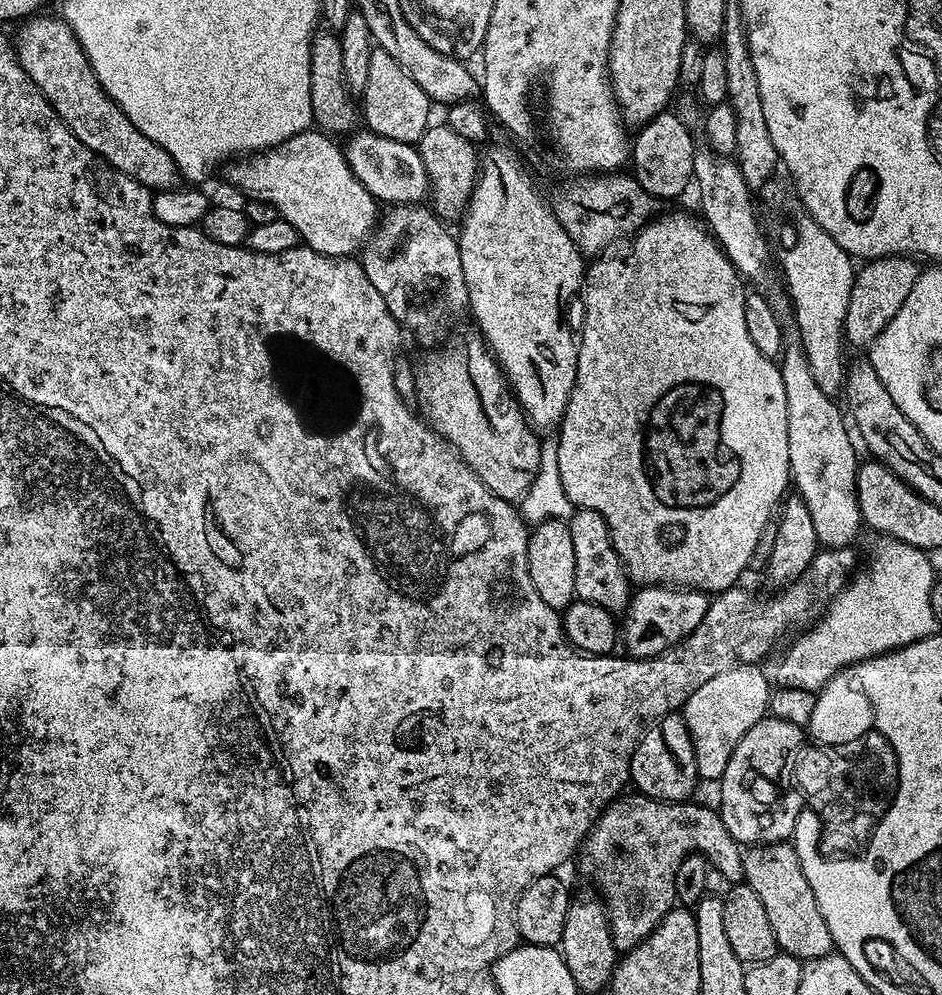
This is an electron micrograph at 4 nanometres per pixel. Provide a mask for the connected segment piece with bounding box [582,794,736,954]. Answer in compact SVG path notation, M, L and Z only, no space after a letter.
M643 794L631 795L617 798L603 809L582 841L584 872L596 876L597 886L604 891L602 903L608 910L612 941L620 954L639 946L664 921L667 912L672 911L677 903L674 874L678 874L678 866L682 866L689 854L698 854L701 848L728 848L728 844L736 841L726 830L715 807L703 808L693 802L665 802Z

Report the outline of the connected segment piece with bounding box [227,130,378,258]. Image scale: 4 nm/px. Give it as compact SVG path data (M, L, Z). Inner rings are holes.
M309 130L286 138L278 146L262 152L236 158L227 165L228 180L240 192L245 192L248 200L270 202L278 210L280 219L290 222L307 247L323 256L352 258L365 247L378 224L378 202L366 190L366 186L350 170L343 149L335 144L333 137L323 130Z

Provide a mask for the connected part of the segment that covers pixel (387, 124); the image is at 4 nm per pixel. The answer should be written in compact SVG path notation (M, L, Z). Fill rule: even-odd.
M373 47L370 54L370 70L367 71L366 86L362 93L362 120L367 131L378 134L382 138L390 138L394 142L415 145L422 134L430 127L428 120L429 98L422 87L414 82L414 78L386 52Z

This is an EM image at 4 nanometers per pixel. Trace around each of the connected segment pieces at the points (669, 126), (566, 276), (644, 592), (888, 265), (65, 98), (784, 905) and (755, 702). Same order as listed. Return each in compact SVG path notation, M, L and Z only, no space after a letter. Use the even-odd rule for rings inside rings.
M665 110L643 125L637 136L635 133L630 144L630 168L633 168L634 178L649 196L663 201L682 195L688 184L690 188L694 180L694 158L698 151L698 145L692 141L692 131L675 111Z
M488 148L479 153L478 156L478 175L476 185L472 187L472 196L468 199L468 207L462 217L462 223L459 225L458 243L460 245L460 257L462 258L462 270L466 278L468 287L468 306L470 316L476 319L476 324L480 327L480 332L484 335L484 340L489 344L491 355L495 356L496 363L500 365L511 391L514 393L517 405L528 415L527 423L533 429L540 428L555 429L564 418L564 411L568 405L568 395L572 392L574 378L576 377L576 349L578 347L577 337L574 332L568 329L568 324L564 321L564 307L572 300L572 295L581 291L584 283L584 274L586 271L586 260L582 255L576 243L566 234L566 230L558 222L556 213L546 203L542 197L536 193L534 185L528 181L526 173L520 169L520 164L508 152L503 152L500 148Z
M644 586L637 592L640 593L637 596L635 593L629 599L628 607L622 616L622 644L628 647L627 655L632 658L657 656L659 652L672 648L679 640L683 640L685 636L691 634L704 621L710 603L709 593L679 586Z
M883 256L859 265L852 278L850 290L850 306L844 319L844 338L849 345L867 349L882 334L882 330L902 310L910 290L914 290L914 282L918 282L922 268L911 256Z
M40 14L35 18L25 19L23 23L19 25L21 28L20 33L16 36L16 40L14 36L14 51L20 65L26 70L26 74L36 83L38 90L42 90L42 94L50 102L50 106L55 110L55 112L60 115L65 126L74 134L74 138L78 138L78 142L82 142L82 146L86 146L90 149L95 156L101 156L101 158L104 159L111 168L117 168L122 174L132 176L138 183L143 184L144 187L149 190L163 190L166 188L177 187L177 185L181 183L182 177L179 168L176 167L174 158L170 158L170 154L166 154L166 150L162 150L162 146L158 146L158 142L150 142L150 138L146 138L146 134L142 134L138 130L138 126L134 126L134 122L130 122L130 118L126 118L126 114L121 110L121 108L109 98L104 87L98 82L98 78L94 74L94 70L90 66L90 62L86 58L86 54L82 50L82 46L78 42L78 38L72 33L71 26L65 24L63 19L56 18L56 20L51 20L50 17L44 15L45 14Z
M791 843L761 844L752 846L743 853L743 883L749 884L762 898L762 907L766 909L766 918L770 918L770 926L774 930L777 945L787 955L795 956L801 962L817 960L819 956L827 956L833 951L832 935L826 926L826 918L822 918L822 910L818 910L818 902L814 898L814 890L810 890L810 882L806 882L806 874L802 874L802 862L798 862L798 854Z
M737 664L729 672L714 674L685 702L682 715L696 755L696 775L701 781L719 782L730 762L730 754L742 742L746 730L769 715L768 680L760 664Z

